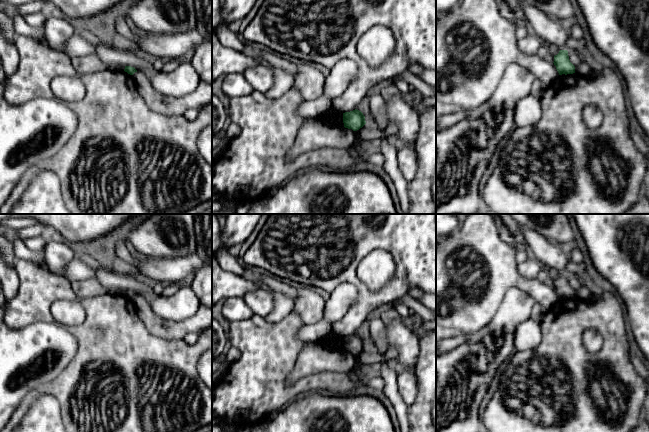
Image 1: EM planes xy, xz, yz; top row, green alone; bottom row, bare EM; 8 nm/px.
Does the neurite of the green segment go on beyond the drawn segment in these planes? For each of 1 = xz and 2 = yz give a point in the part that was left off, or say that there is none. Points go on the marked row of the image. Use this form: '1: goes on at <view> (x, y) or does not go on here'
1: does not go on here
2: does not go on here

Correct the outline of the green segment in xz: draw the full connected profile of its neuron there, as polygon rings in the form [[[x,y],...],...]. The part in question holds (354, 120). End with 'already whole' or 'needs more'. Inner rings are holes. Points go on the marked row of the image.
[[[357,109],[343,113],[344,127],[357,131],[362,128],[365,124],[365,116]]]; already whole

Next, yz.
[[[560,50],[559,53],[554,56],[553,63],[559,75],[575,73],[575,66],[570,62],[567,50]]]; already whole

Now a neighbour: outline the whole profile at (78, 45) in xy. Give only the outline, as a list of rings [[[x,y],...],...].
[[[76,31],[62,47],[62,53],[70,58],[96,54],[96,45],[89,36]]]

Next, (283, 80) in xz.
[[[260,56],[256,57],[255,60],[260,66],[269,68],[274,74],[274,85],[265,93],[266,97],[269,99],[277,99],[286,94],[294,84],[295,77],[289,72],[273,66]]]

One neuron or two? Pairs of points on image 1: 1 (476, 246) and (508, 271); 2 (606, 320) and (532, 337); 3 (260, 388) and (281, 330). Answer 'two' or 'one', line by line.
1: one
2: two
3: one

